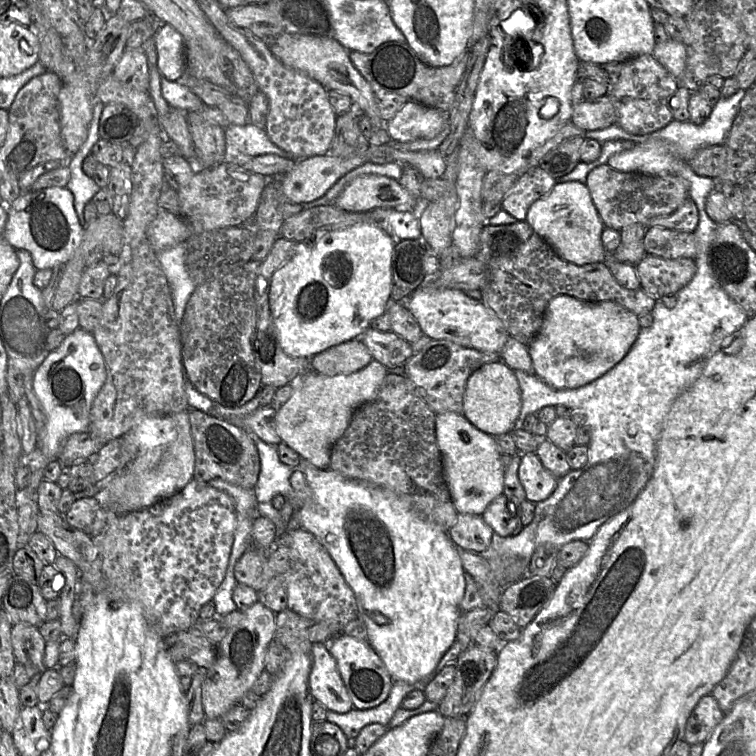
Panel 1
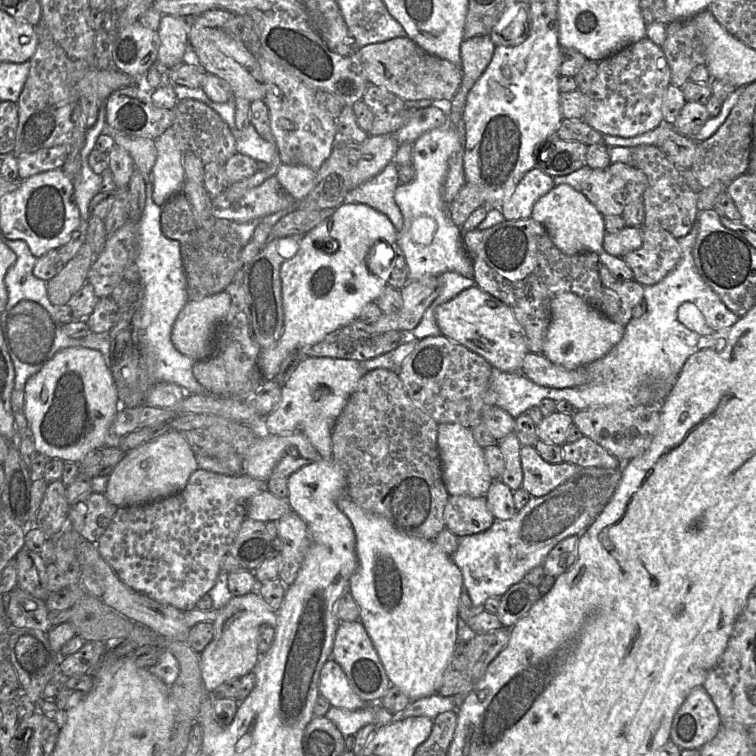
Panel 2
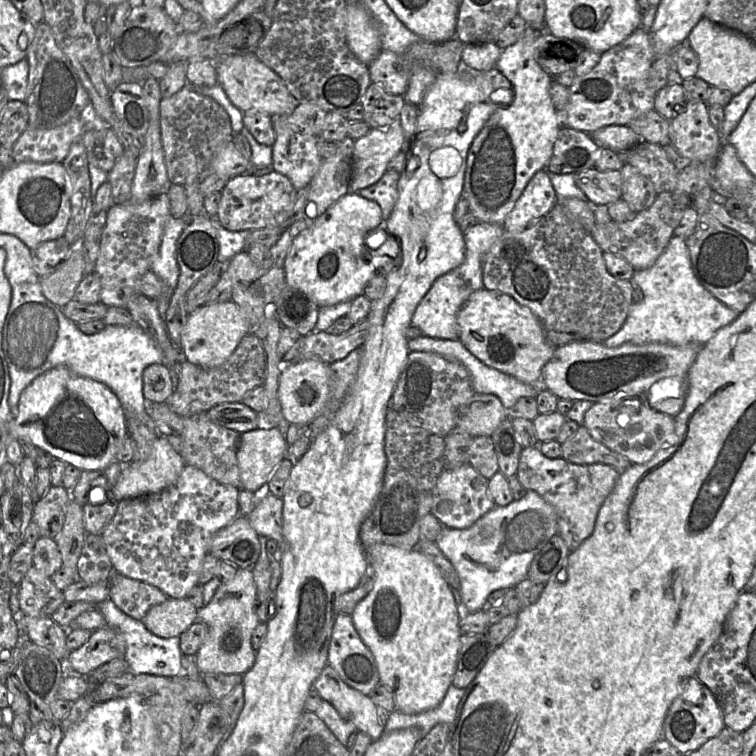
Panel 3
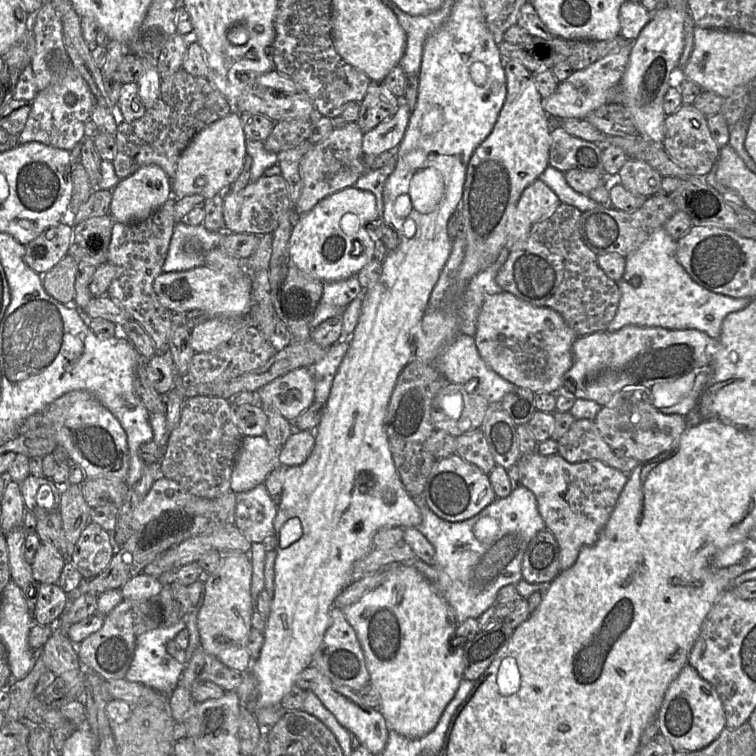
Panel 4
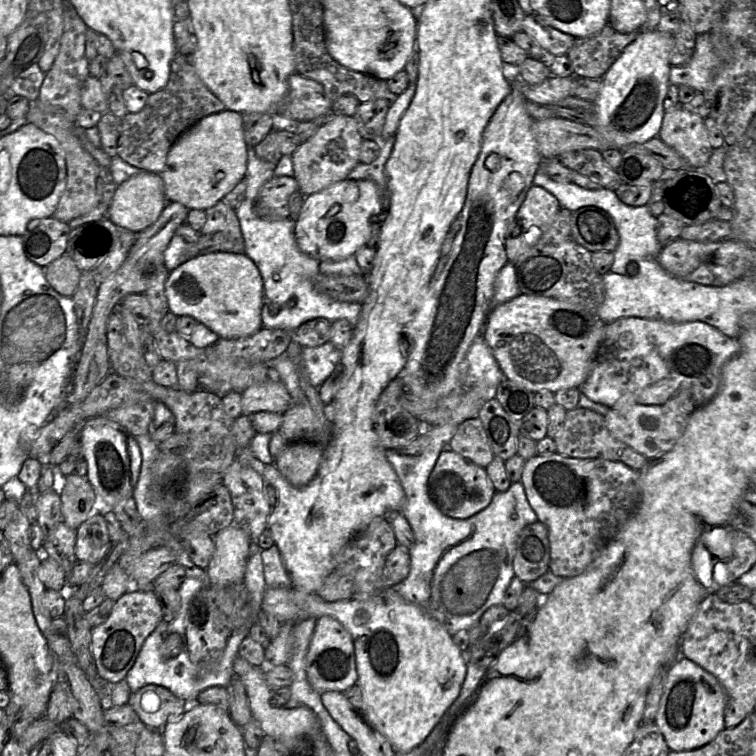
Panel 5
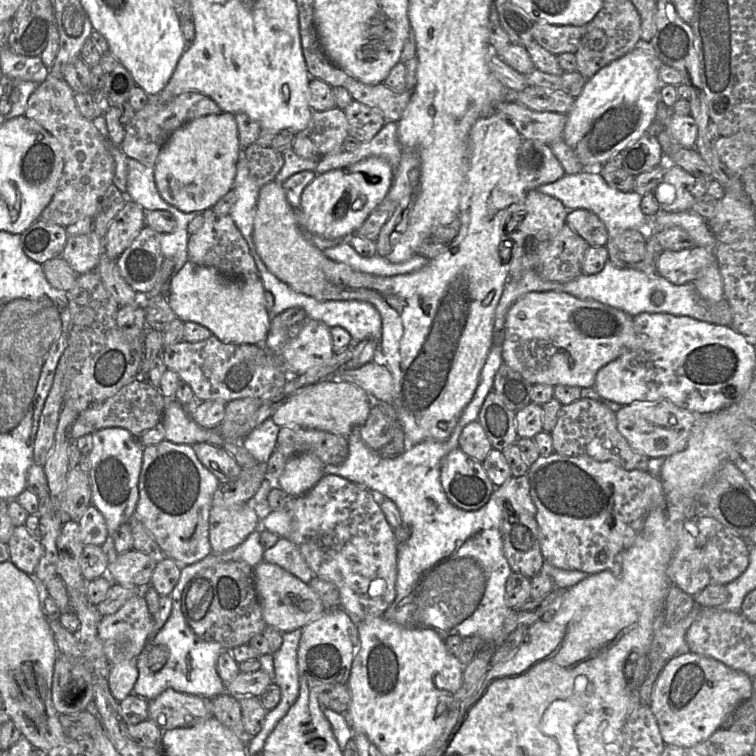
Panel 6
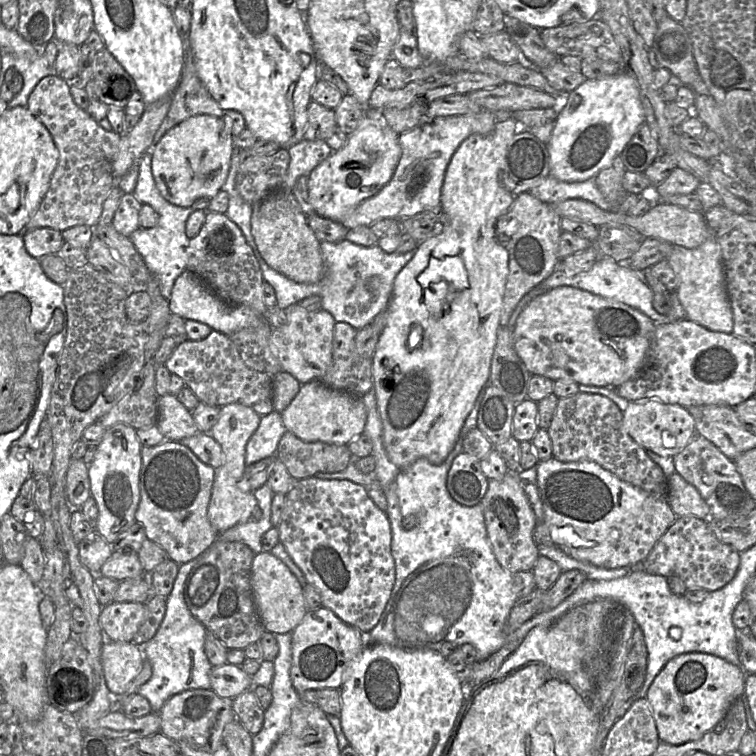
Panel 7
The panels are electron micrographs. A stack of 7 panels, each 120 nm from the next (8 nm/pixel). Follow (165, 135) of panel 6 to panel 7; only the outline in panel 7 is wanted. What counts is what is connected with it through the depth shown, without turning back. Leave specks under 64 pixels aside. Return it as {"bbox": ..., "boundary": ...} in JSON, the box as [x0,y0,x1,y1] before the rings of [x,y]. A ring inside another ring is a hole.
{"bbox":[146,40,225,155],"boundary":[[[189,40],[189,48],[186,49],[185,61],[179,84],[172,93],[172,101],[169,110],[165,118],[163,119],[162,123],[160,124],[158,130],[156,131],[152,145],[148,148],[146,153],[150,153],[152,155],[154,146],[162,138],[162,136],[168,130],[170,130],[177,124],[181,123],[182,121],[188,119],[189,117],[198,114],[208,114],[216,117],[222,117],[224,113],[225,111],[221,109],[218,106],[218,104],[213,100],[204,83],[201,81],[201,79],[197,74],[195,59],[190,50],[190,40]]]}

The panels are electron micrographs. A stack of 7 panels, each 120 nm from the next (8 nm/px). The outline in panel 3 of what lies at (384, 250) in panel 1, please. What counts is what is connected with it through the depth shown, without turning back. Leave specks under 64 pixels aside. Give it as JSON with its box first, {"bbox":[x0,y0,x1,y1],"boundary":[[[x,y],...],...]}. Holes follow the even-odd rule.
{"bbox":[284,191,392,307],"boundary":[[[349,191],[294,238],[284,263],[286,284],[304,292],[319,307],[352,301],[363,294],[363,288],[370,279],[379,273],[386,275],[392,267],[391,264],[381,264],[381,258],[374,257],[372,248],[378,240],[373,239],[373,236],[367,238],[371,232],[383,225],[382,211],[378,203]]]}

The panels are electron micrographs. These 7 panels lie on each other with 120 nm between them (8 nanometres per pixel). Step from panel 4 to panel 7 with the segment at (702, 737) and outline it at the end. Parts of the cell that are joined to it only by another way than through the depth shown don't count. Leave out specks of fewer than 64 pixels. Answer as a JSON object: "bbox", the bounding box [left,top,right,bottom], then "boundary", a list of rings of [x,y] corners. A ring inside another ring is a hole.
{"bbox":[646,653,746,745],"boundary":[[[683,653],[658,673],[646,698],[651,706],[659,740],[680,745],[701,739],[720,723],[731,704],[745,693],[746,672],[741,666],[707,653]]]}

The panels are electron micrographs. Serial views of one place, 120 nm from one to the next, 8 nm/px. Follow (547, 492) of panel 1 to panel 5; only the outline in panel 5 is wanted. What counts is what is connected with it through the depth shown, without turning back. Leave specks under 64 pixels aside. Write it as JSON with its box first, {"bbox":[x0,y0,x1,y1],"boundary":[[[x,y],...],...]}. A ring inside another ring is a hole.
{"bbox":[521,452,640,578],"boundary":[[[557,452],[526,460],[521,482],[538,521],[548,529],[550,571],[562,578],[581,574],[612,541],[640,501],[640,471],[622,462],[580,459]]]}

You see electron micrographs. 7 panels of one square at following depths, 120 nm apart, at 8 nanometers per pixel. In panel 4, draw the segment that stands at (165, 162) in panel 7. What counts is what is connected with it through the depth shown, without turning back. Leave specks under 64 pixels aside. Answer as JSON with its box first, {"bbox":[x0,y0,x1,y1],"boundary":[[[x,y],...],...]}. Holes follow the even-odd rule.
{"bbox":[171,111,247,199],"boundary":[[[232,111],[203,128],[179,157],[175,177],[171,180],[172,196],[181,199],[187,195],[198,194],[209,199],[226,191],[241,172],[247,154],[245,141],[237,111]]]}

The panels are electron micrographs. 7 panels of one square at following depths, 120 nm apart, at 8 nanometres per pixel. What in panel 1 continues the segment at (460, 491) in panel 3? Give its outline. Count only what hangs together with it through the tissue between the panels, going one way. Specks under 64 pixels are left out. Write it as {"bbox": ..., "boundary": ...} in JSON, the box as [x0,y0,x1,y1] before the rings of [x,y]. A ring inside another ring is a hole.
{"bbox":[448,514,494,553],"boundary":[[[458,514],[448,535],[457,548],[483,553],[492,542],[494,531],[482,515]]]}

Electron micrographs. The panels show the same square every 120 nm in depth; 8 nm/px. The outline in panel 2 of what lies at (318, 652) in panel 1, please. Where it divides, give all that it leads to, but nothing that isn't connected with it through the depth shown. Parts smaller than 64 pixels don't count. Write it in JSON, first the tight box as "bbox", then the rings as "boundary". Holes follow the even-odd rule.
{"bbox":[319,658,371,710],"boundary":[[[333,658],[328,659],[321,669],[319,694],[337,708],[358,710],[371,705],[353,691],[343,669]]]}

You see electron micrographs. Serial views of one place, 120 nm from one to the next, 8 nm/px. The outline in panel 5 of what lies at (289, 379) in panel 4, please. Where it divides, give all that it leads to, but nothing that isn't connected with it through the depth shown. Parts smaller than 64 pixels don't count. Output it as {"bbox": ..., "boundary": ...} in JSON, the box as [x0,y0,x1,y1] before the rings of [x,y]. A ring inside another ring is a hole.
{"bbox":[242,381,292,414],"boundary":[[[282,381],[258,383],[242,392],[242,414],[252,414],[258,411],[284,413],[292,404],[292,397]]]}

